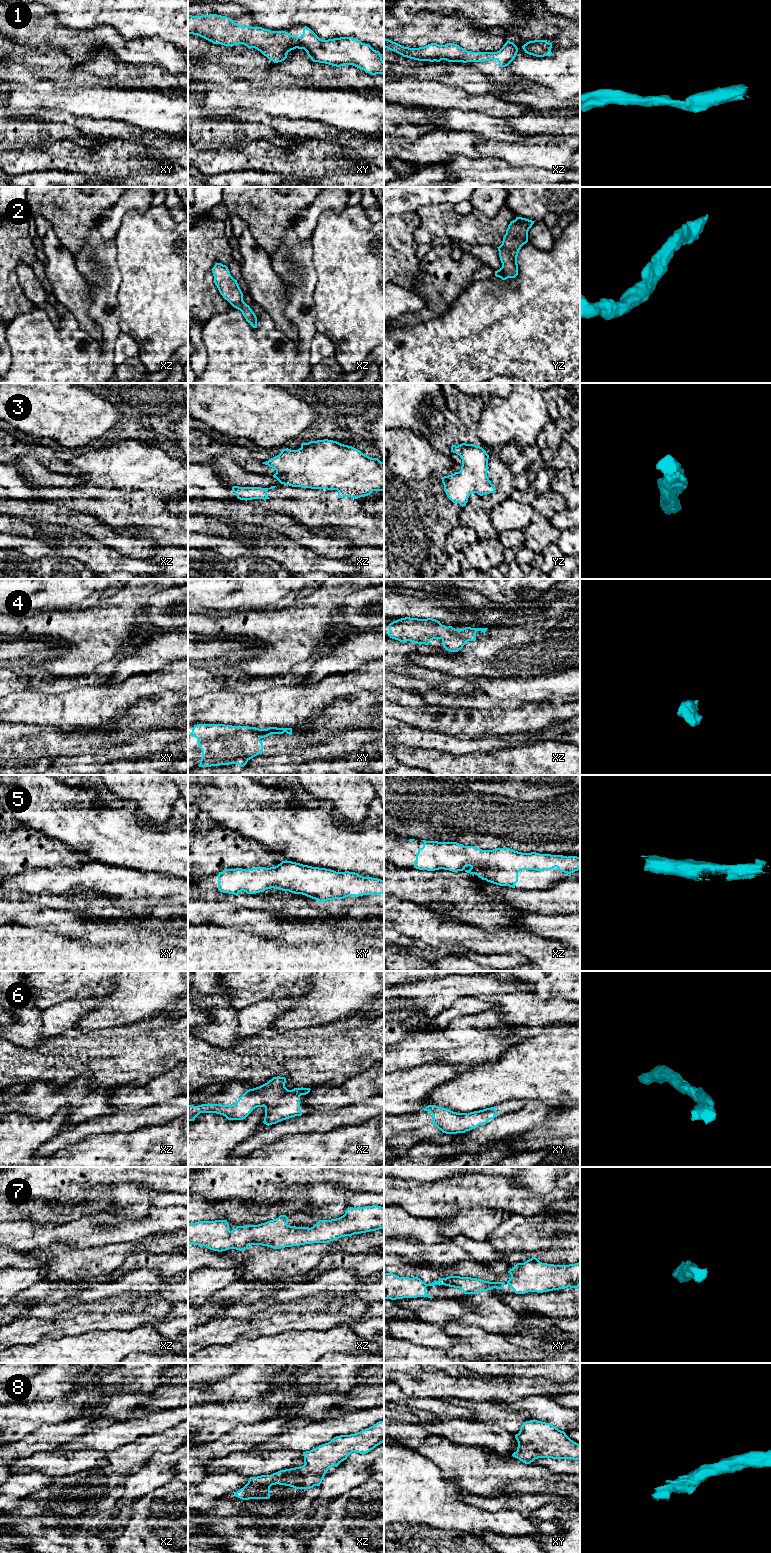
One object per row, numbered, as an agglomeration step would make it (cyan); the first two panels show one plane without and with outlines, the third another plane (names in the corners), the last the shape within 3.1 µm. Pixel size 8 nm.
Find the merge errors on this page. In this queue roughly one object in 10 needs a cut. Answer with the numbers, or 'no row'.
no row

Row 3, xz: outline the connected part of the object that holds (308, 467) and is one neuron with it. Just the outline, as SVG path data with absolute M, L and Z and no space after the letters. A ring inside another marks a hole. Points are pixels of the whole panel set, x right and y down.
M324 439L302 443L298 450L283 449L279 455L262 464L276 470L273 477L281 484L292 487L337 490L339 498L358 499L370 495L373 491L384 491L384 462L378 458L371 458L352 446L333 440Z

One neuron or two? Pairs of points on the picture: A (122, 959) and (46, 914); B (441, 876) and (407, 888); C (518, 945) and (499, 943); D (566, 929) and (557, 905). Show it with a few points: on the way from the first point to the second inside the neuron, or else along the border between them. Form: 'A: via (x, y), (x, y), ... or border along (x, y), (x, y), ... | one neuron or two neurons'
A: border along (76, 939), (93, 945), (122, 944) | two neurons
B: via (433, 884), (429, 888), (415, 888) | one neuron
C: via (513, 943), (504, 943) | one neuron
D: border along (536, 913), (569, 914) | two neurons

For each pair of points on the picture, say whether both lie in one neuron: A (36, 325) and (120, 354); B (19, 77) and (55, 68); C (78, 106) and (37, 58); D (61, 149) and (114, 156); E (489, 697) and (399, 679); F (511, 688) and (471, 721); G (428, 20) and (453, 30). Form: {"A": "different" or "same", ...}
{"A": "different", "B": "same", "C": "different", "D": "same", "E": "same", "F": "different", "G": "same"}

